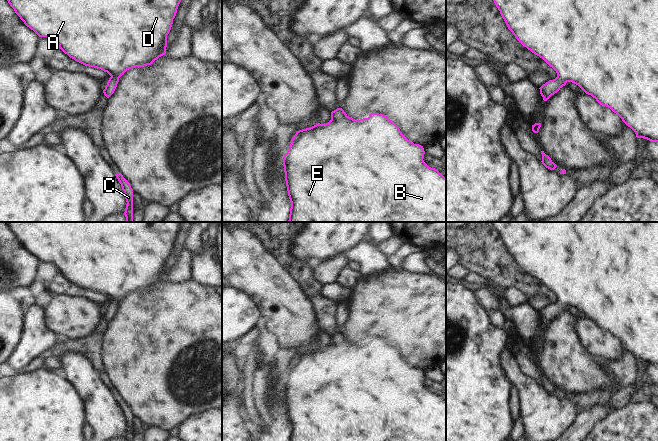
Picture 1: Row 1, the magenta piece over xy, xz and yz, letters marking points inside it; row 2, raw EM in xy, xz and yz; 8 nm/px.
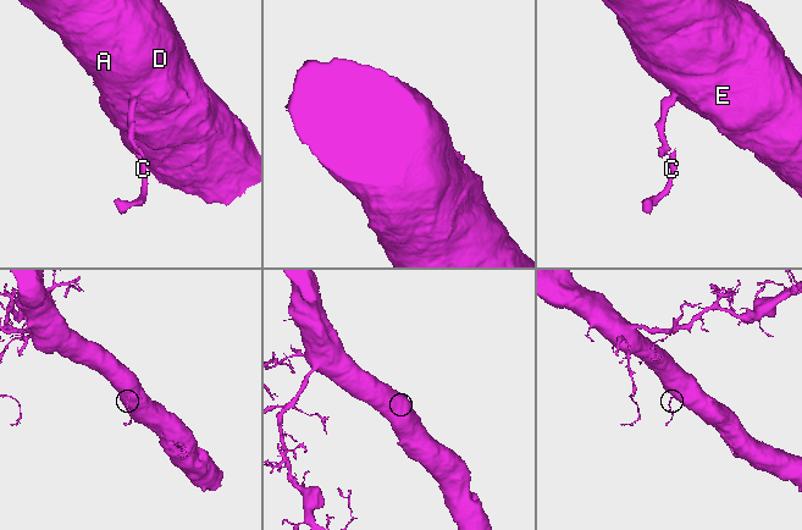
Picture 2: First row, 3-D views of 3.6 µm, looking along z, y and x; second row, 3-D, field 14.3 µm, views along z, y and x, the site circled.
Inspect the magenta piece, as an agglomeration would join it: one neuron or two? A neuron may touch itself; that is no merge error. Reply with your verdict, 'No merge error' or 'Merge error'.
No merge error

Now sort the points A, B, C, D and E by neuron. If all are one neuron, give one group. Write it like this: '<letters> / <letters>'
A B C D E

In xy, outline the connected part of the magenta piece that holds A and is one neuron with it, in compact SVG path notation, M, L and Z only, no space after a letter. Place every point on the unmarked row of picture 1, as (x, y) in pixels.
M6 222L10 230L14 233L15 237L20 241L20 243L24 246L24 248L33 254L39 261L48 261L54 264L58 269L59 273L61 273L65 278L67 278L70 282L74 283L75 285L89 291L94 291L97 293L101 293L104 296L107 296L111 301L109 302L105 313L103 314L104 319L109 322L115 315L117 308L119 306L119 302L129 293L135 291L144 291L147 289L151 289L155 284L159 281L166 278L166 271L167 271L167 259L169 258L173 243L176 240L178 230L181 226L181 222Z

